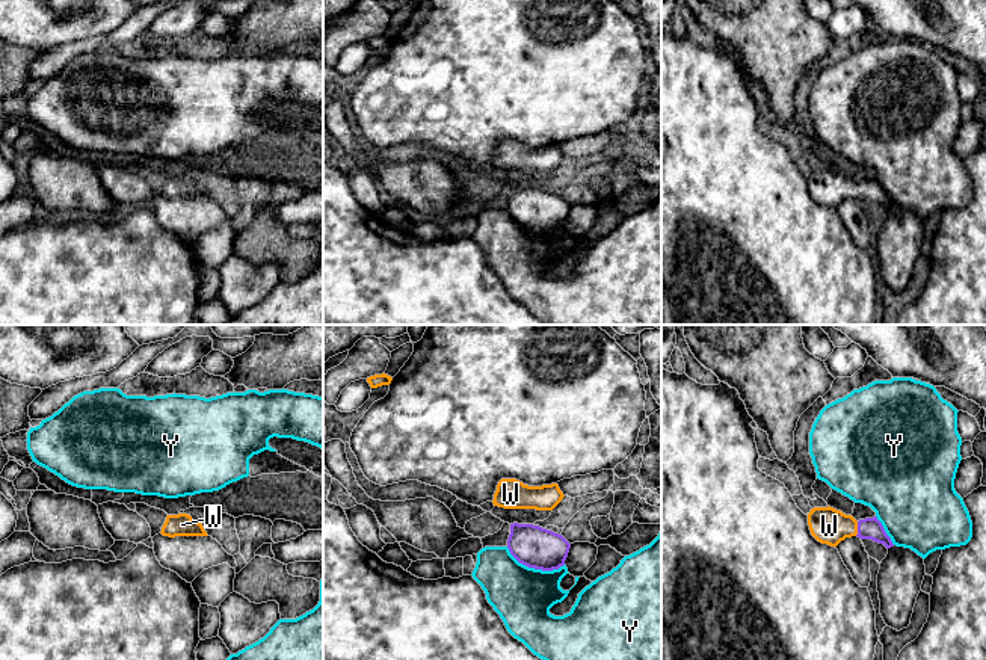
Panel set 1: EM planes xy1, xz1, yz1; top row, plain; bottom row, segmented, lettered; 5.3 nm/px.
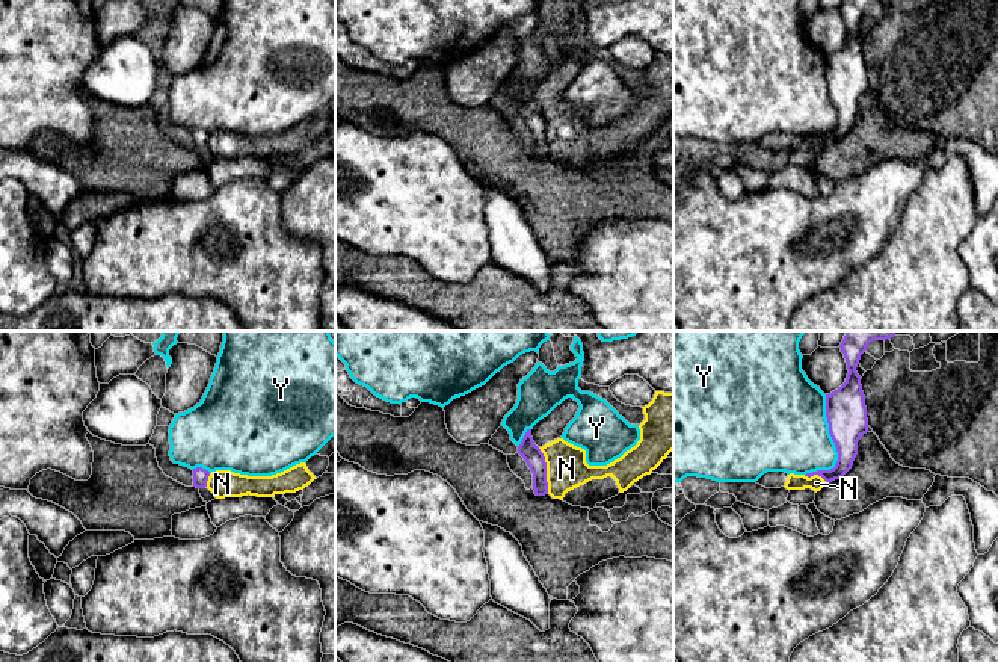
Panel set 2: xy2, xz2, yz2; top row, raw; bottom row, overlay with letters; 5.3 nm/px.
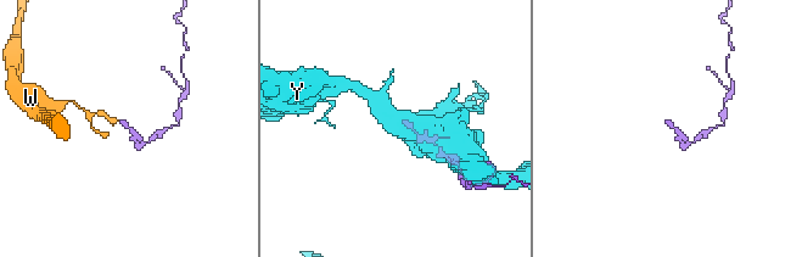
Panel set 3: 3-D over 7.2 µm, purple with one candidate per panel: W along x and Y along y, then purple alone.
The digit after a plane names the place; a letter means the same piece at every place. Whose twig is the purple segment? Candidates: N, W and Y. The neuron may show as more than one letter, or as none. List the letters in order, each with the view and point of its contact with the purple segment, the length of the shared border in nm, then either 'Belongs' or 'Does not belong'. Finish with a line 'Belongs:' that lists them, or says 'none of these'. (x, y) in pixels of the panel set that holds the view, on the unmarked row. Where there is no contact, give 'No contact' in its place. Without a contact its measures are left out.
N: Touches purple at xz2 (545, 132). Shared border 240 nm. Does not belong
W: Touches purple at yz1 (858, 191). Shared border 80 nm. Belongs
Y: Touches purple at yz2 (835, 106). Shared border 440 nm. Does not belong
Belongs: W

